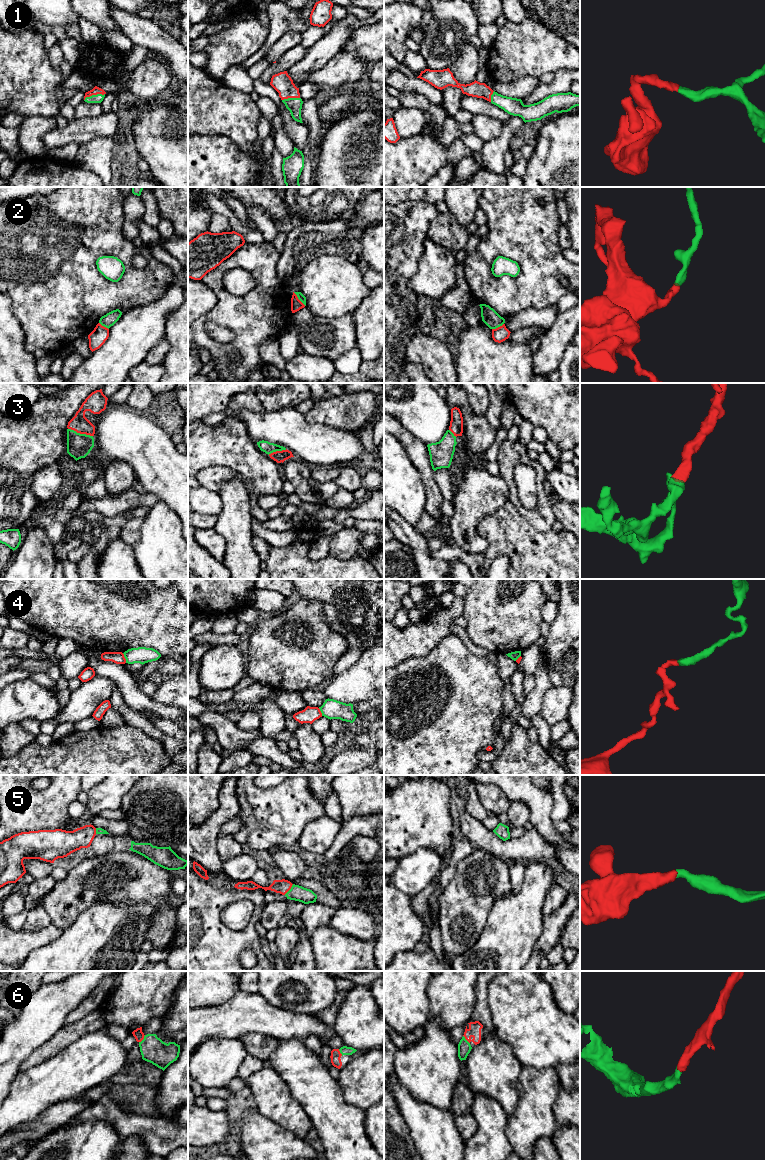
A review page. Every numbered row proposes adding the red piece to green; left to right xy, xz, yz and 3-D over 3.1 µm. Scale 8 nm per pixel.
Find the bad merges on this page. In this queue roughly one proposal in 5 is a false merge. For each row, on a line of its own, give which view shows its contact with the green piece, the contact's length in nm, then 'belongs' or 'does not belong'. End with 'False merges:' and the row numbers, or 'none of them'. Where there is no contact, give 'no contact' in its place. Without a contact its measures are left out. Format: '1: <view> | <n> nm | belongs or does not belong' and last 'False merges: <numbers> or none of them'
1: xy | 180 nm | belongs
2: xz | 150 nm | does not belong
3: xy | 220 nm | belongs
4: xy | 90 nm | does not belong
5: xz | 120 nm | belongs
6: xy | 80 nm | belongs
False merges: 2, 4

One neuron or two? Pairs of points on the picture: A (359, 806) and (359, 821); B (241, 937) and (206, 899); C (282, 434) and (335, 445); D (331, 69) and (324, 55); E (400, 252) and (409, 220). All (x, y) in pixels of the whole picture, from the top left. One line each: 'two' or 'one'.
A: two
B: one
C: one
D: two
E: one

